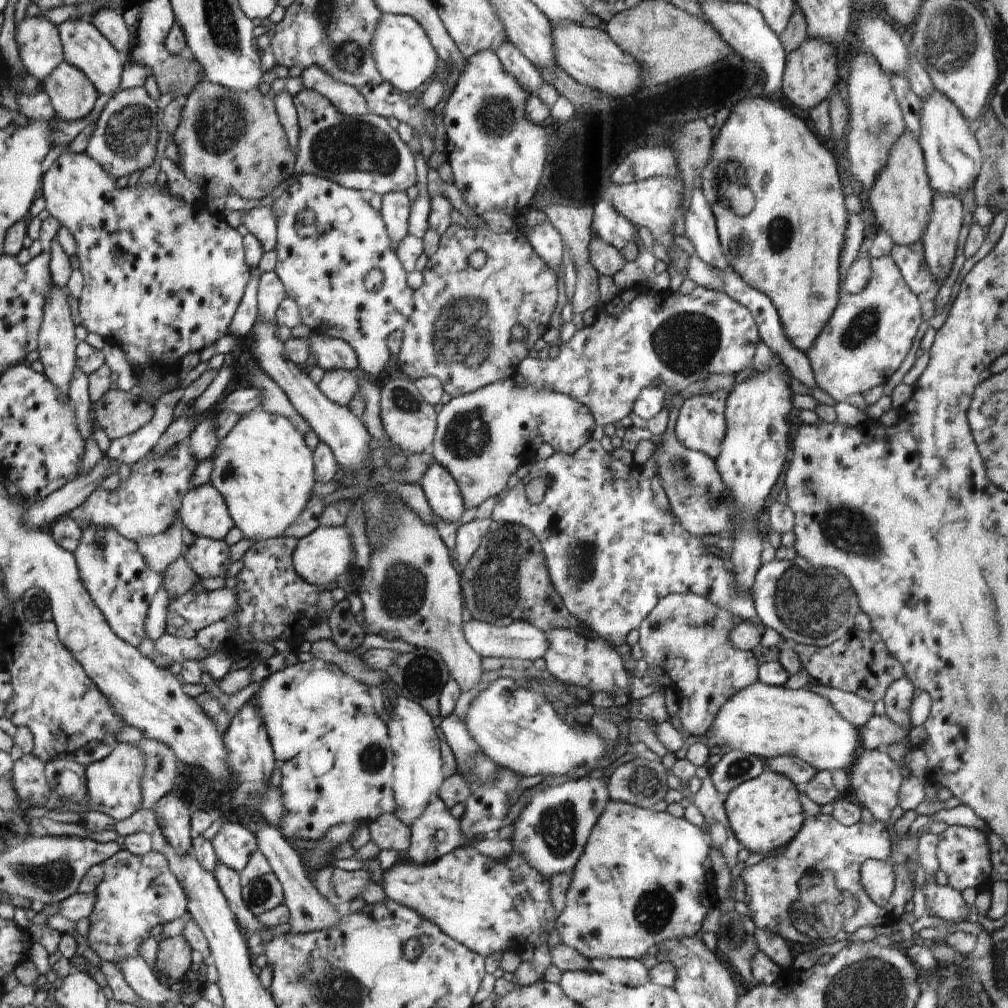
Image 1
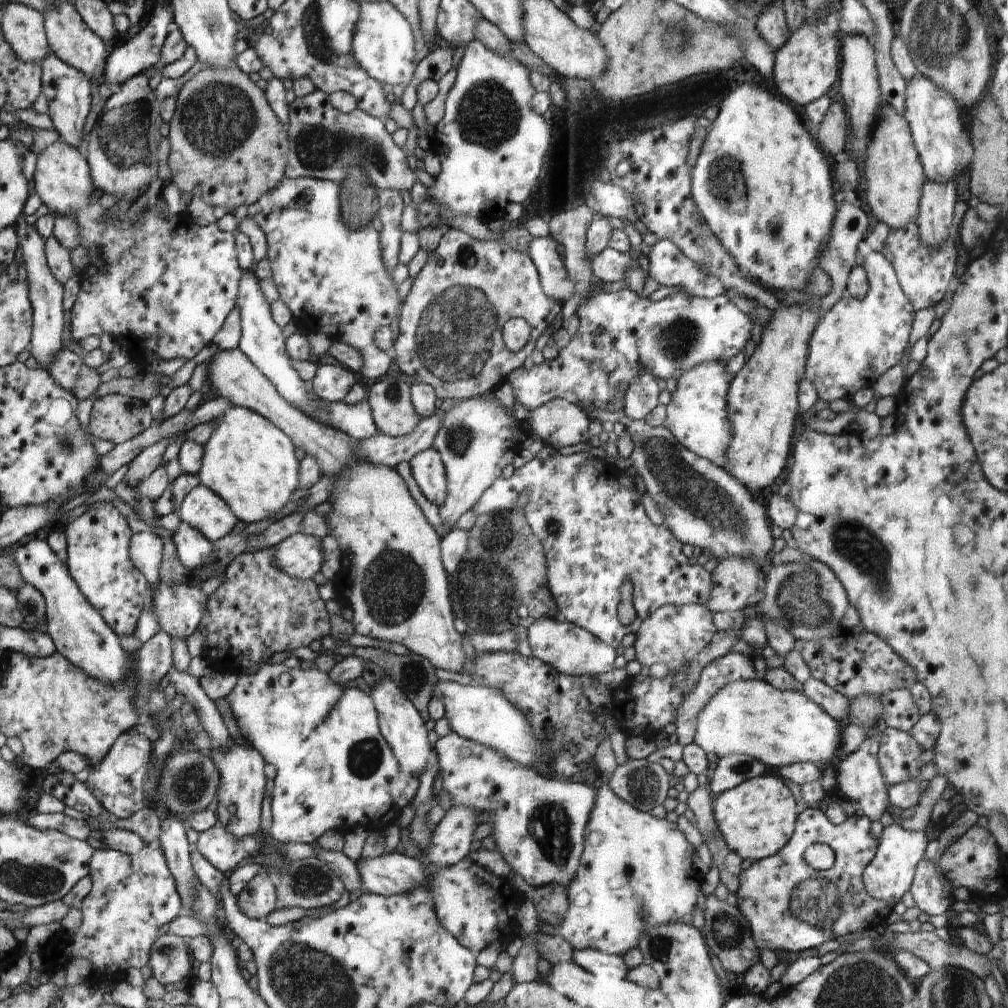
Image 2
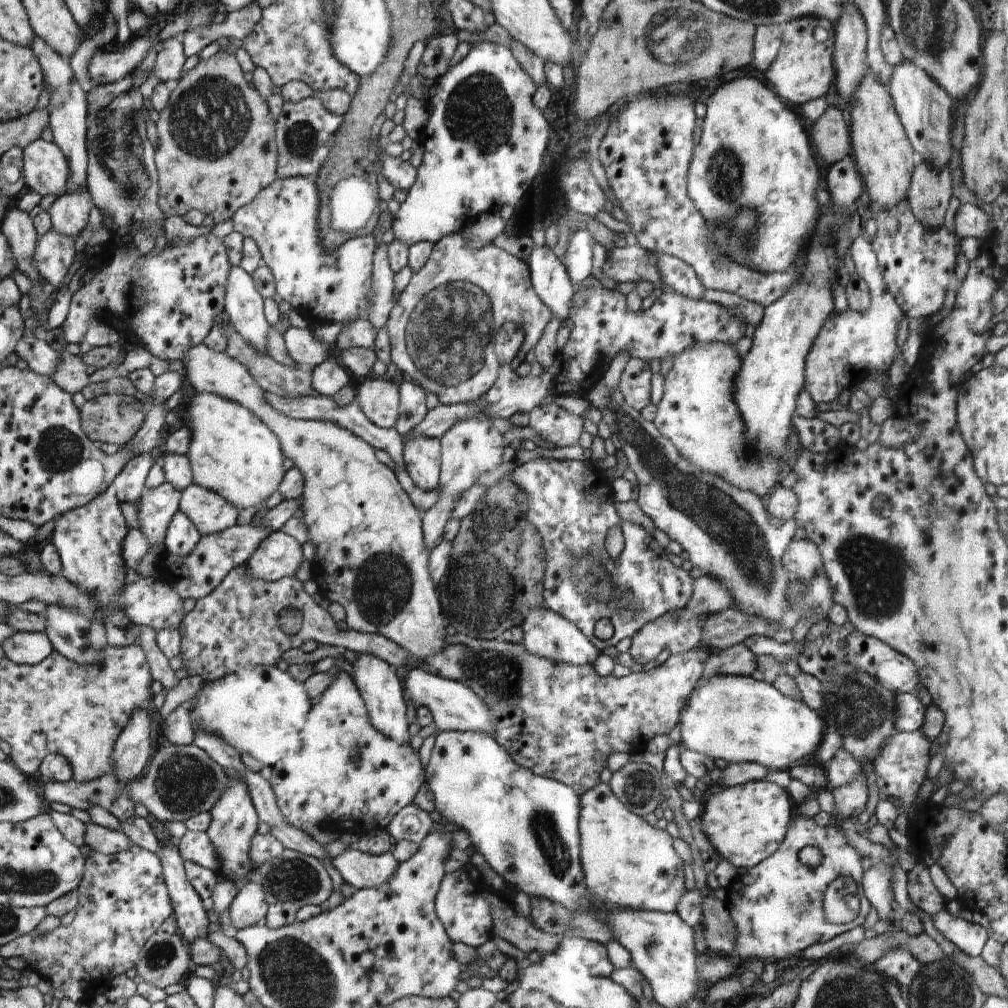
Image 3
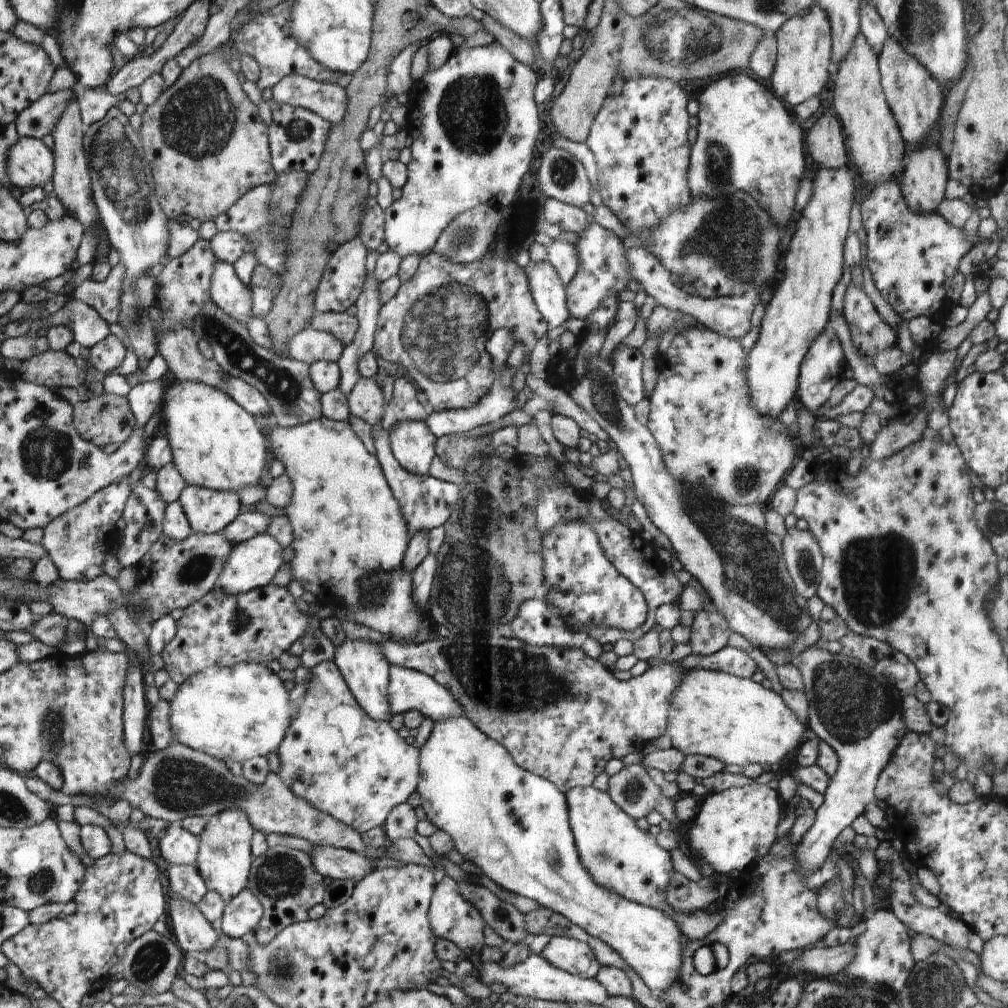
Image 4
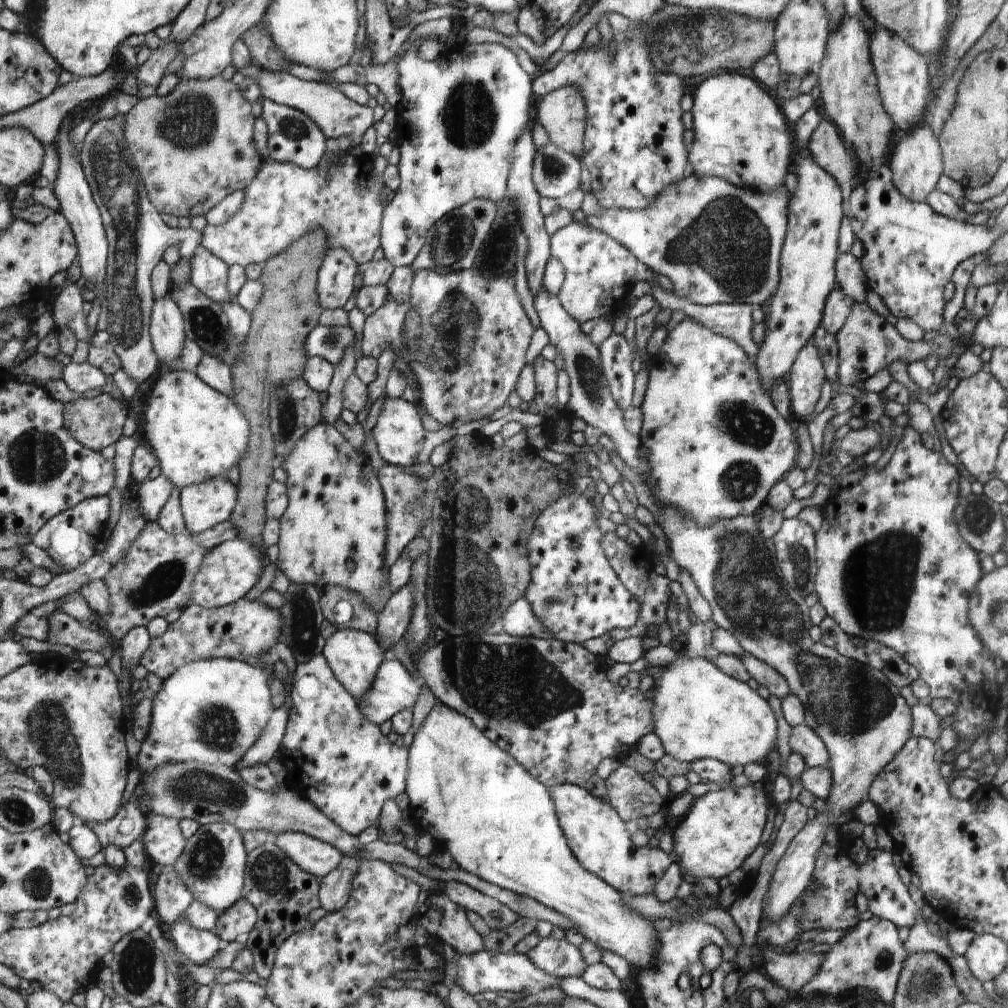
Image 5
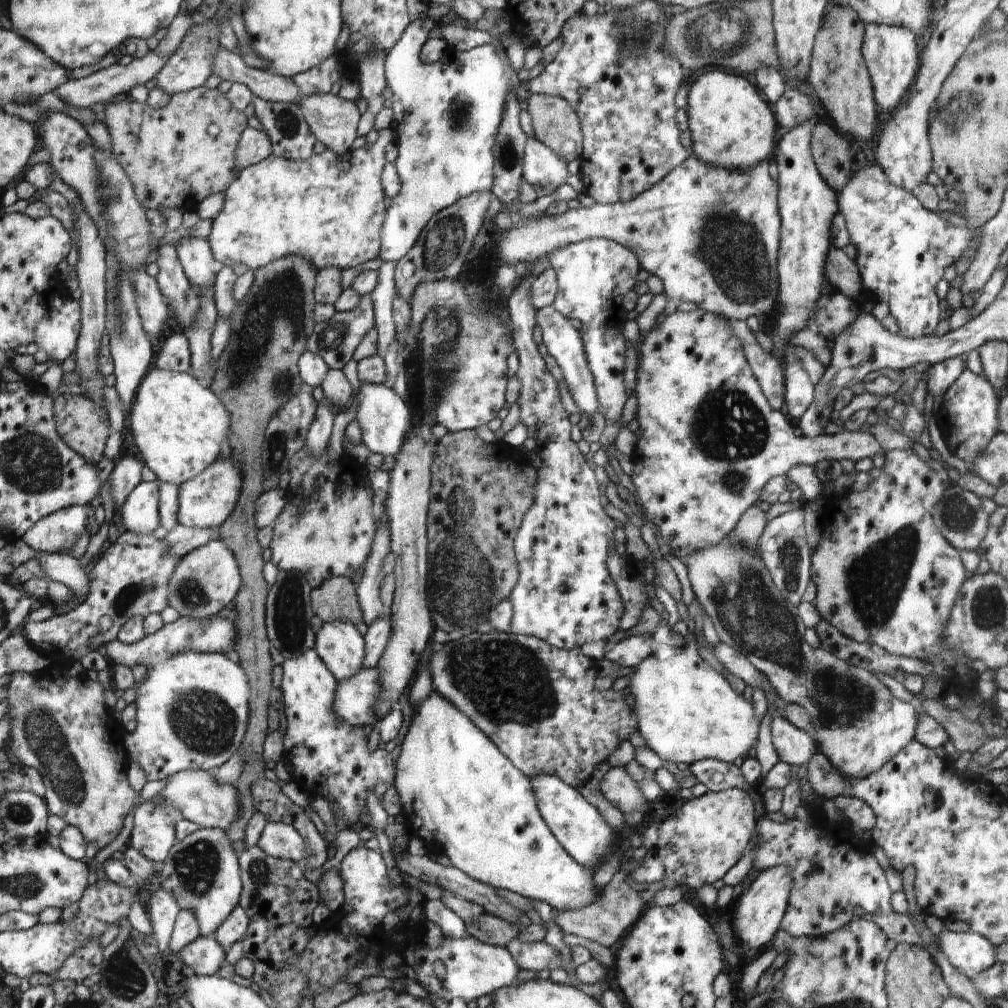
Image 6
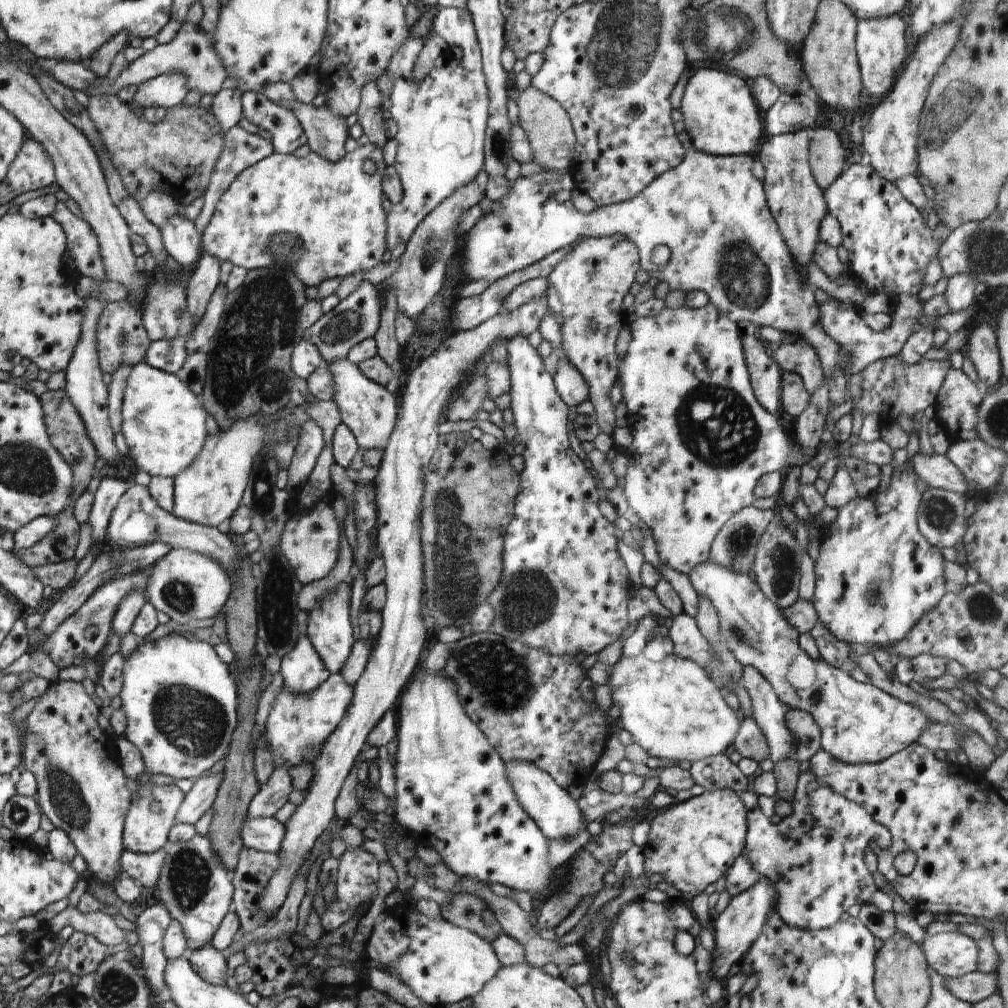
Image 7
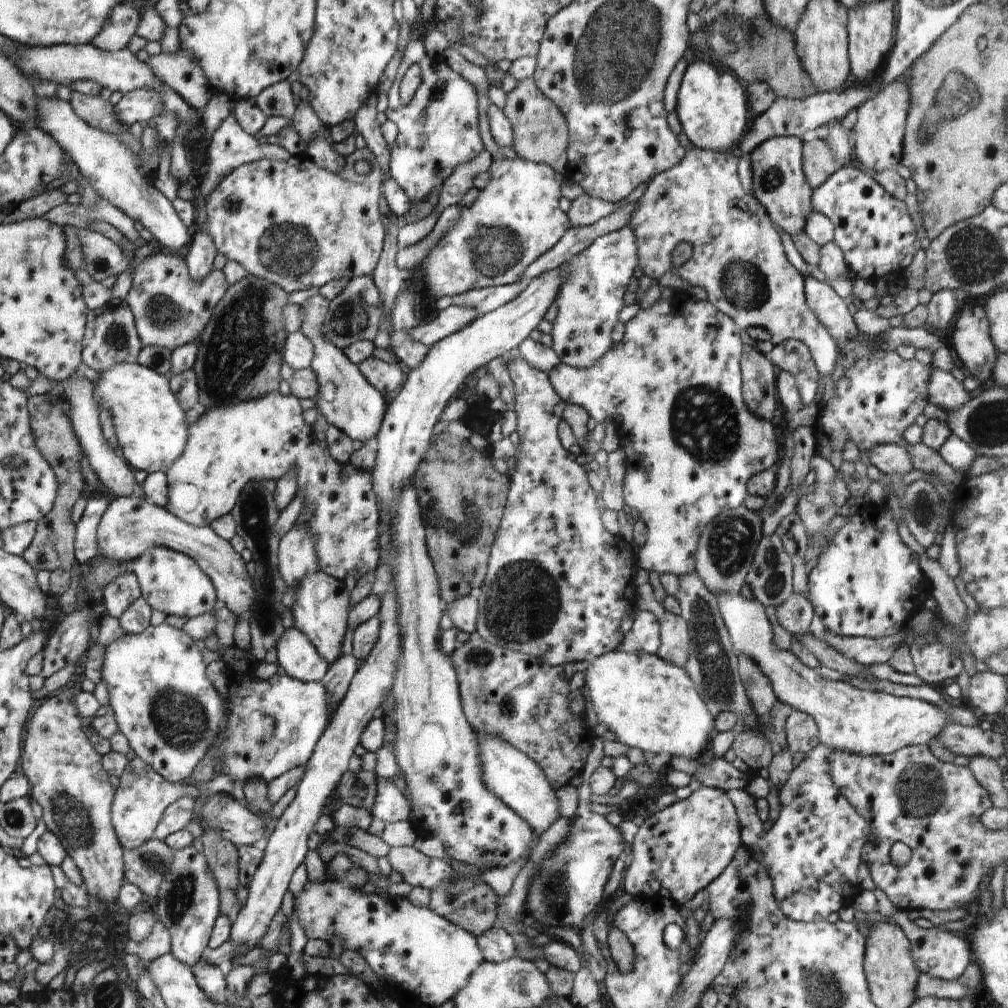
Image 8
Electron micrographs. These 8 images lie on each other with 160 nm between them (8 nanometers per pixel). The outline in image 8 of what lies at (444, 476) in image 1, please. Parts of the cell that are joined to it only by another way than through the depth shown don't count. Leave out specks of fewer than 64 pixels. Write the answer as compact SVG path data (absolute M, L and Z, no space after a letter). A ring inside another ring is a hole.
M314 292L302 304L302 322L300 332L314 344L314 360L310 368L317 374L318 396L314 399L320 412L330 425L337 426L352 440L366 442L369 438L377 438L382 421L385 420L384 398L377 387L372 386L369 380L360 372L358 365L352 364L341 348L334 346L333 342L326 340L322 334L322 322L329 309L329 301L320 293Z

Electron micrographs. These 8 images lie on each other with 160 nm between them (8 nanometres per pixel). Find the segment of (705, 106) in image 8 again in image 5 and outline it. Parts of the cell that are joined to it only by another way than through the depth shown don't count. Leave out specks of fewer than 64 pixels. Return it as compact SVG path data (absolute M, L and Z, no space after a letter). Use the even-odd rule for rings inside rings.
M742 73L712 75L696 88L693 100L691 112L694 118L694 142L688 161L689 171L694 176L714 176L754 192L768 192L778 186L785 186L785 177L792 172L795 142L792 142L784 114L756 80Z

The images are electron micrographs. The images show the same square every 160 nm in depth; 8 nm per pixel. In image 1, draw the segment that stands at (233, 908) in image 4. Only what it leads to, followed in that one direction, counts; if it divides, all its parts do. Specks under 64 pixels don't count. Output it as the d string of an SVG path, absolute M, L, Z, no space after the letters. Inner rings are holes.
M272 871L253 878L243 886L241 897L255 917L276 908L285 901L281 882Z

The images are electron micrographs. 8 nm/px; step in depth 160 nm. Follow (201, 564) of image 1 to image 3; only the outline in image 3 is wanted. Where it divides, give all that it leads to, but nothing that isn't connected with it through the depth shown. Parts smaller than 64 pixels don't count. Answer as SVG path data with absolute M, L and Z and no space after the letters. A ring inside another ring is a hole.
M178 509L168 525L164 548L167 554L183 557L193 552L201 538L197 526L194 526L193 521Z

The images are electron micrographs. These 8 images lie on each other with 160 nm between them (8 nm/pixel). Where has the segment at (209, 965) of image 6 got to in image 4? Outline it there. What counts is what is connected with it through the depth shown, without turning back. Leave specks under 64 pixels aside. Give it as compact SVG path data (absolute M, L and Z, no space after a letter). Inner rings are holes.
M171 896L170 920L176 935L176 943L184 955L206 952L219 941L212 924L192 902Z

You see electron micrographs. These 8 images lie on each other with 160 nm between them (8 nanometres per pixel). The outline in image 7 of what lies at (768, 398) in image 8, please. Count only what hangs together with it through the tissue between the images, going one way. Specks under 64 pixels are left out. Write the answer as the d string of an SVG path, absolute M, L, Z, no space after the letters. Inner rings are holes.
M757 334L742 335L742 344L754 396L764 410L775 415L781 403L783 371L775 360L766 354L764 342Z

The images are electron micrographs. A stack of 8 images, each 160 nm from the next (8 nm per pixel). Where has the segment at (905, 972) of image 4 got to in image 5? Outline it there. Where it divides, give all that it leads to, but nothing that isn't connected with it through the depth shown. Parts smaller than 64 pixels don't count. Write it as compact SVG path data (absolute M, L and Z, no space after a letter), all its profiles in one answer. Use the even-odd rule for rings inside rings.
M872 916L870 920L861 921L858 926L854 926L842 940L824 953L820 970L796 995L801 1000L814 994L829 997L864 987L876 992L884 1004L891 1006L906 958L908 954L900 941L898 928L888 920Z

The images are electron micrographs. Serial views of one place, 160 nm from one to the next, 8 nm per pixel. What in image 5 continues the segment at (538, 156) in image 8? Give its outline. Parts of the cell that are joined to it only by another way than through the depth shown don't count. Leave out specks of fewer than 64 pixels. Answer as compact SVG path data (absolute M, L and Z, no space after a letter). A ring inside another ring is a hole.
M572 84L546 94L538 103L538 122L548 133L550 143L576 157L584 156L586 114L586 100Z

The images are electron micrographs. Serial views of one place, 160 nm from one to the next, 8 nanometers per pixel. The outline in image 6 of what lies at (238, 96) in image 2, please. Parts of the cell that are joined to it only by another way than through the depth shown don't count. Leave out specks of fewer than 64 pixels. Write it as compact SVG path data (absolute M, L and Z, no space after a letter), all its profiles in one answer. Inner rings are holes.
M202 86L174 94L164 108L152 108L147 102L121 97L106 103L102 116L110 134L111 151L130 178L138 202L151 214L162 213L166 208L184 208L188 200L196 202L196 192L198 202L212 194L225 193L240 176L236 150L246 130L246 116L238 108L234 110L227 94L222 94L218 88L210 90Z

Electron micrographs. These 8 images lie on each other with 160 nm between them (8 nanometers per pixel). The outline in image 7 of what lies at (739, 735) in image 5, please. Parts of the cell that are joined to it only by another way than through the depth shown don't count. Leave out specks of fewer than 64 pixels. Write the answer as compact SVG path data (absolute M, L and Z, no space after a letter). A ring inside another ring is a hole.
M667 622L655 628L654 635L655 639L650 639L639 656L621 657L610 672L607 685L612 690L613 704L620 708L622 729L628 731L632 741L650 757L692 764L729 753L742 724L737 712L728 706L705 669L692 660L667 655L659 638L669 635Z

